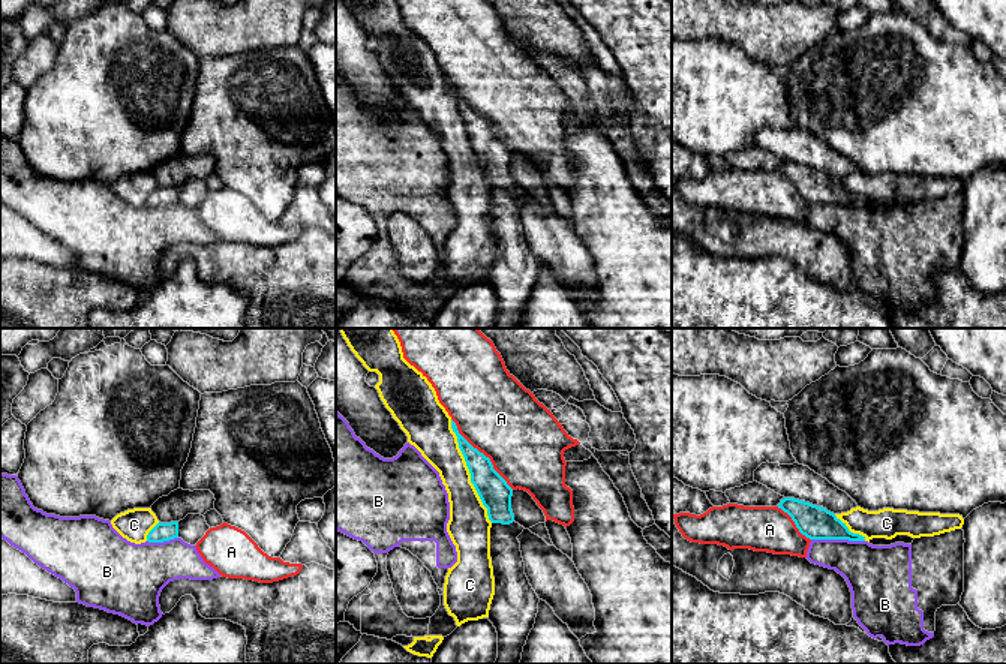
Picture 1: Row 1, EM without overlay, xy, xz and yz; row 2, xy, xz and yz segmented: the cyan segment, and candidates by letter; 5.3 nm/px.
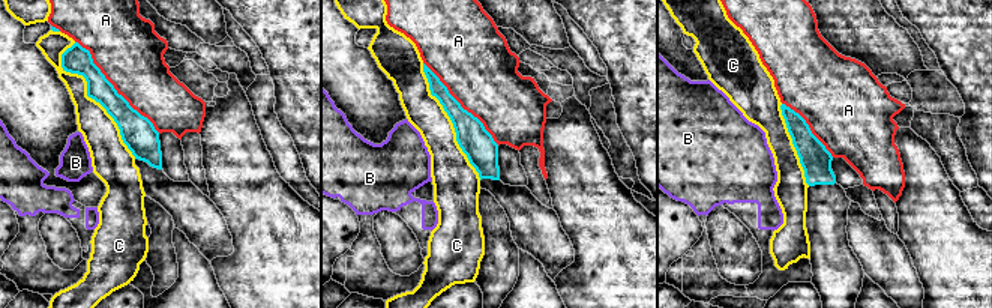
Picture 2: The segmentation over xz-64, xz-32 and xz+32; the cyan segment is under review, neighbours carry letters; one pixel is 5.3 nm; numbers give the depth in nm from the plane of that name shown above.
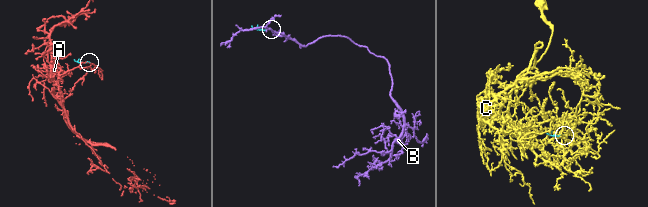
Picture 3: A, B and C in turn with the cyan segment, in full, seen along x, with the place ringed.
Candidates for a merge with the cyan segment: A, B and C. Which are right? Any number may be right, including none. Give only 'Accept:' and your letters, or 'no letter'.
Accept: no letter

